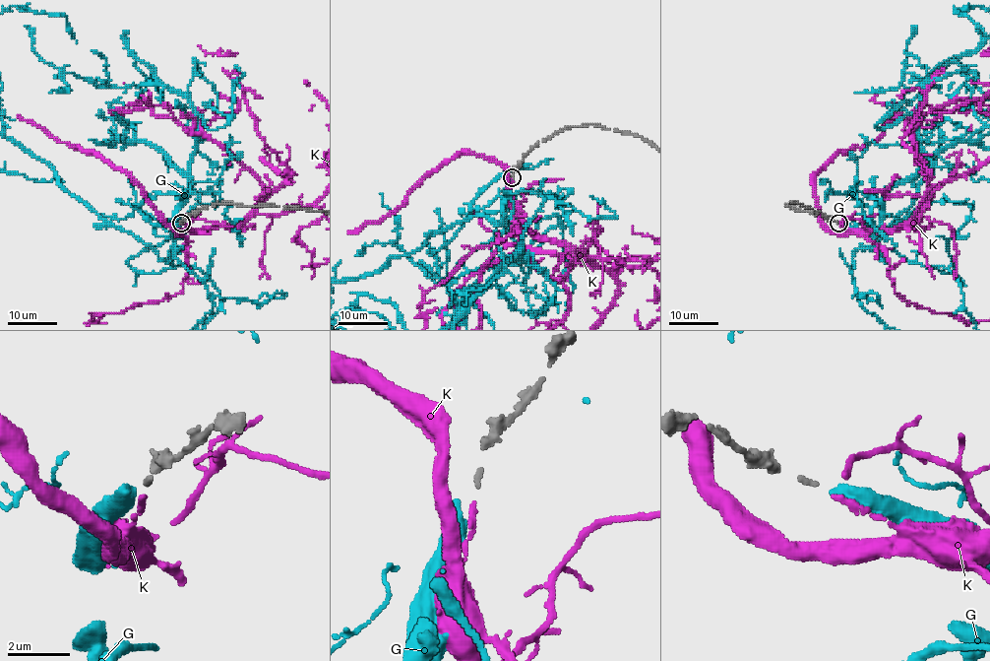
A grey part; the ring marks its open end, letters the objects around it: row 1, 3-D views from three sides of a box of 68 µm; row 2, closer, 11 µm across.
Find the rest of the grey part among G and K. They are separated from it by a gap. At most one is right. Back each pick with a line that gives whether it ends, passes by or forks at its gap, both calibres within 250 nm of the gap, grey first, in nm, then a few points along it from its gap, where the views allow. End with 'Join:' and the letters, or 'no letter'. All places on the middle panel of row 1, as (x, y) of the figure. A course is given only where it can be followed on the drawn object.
K: it ends; calibres 150 and 200 nm
Join: K

